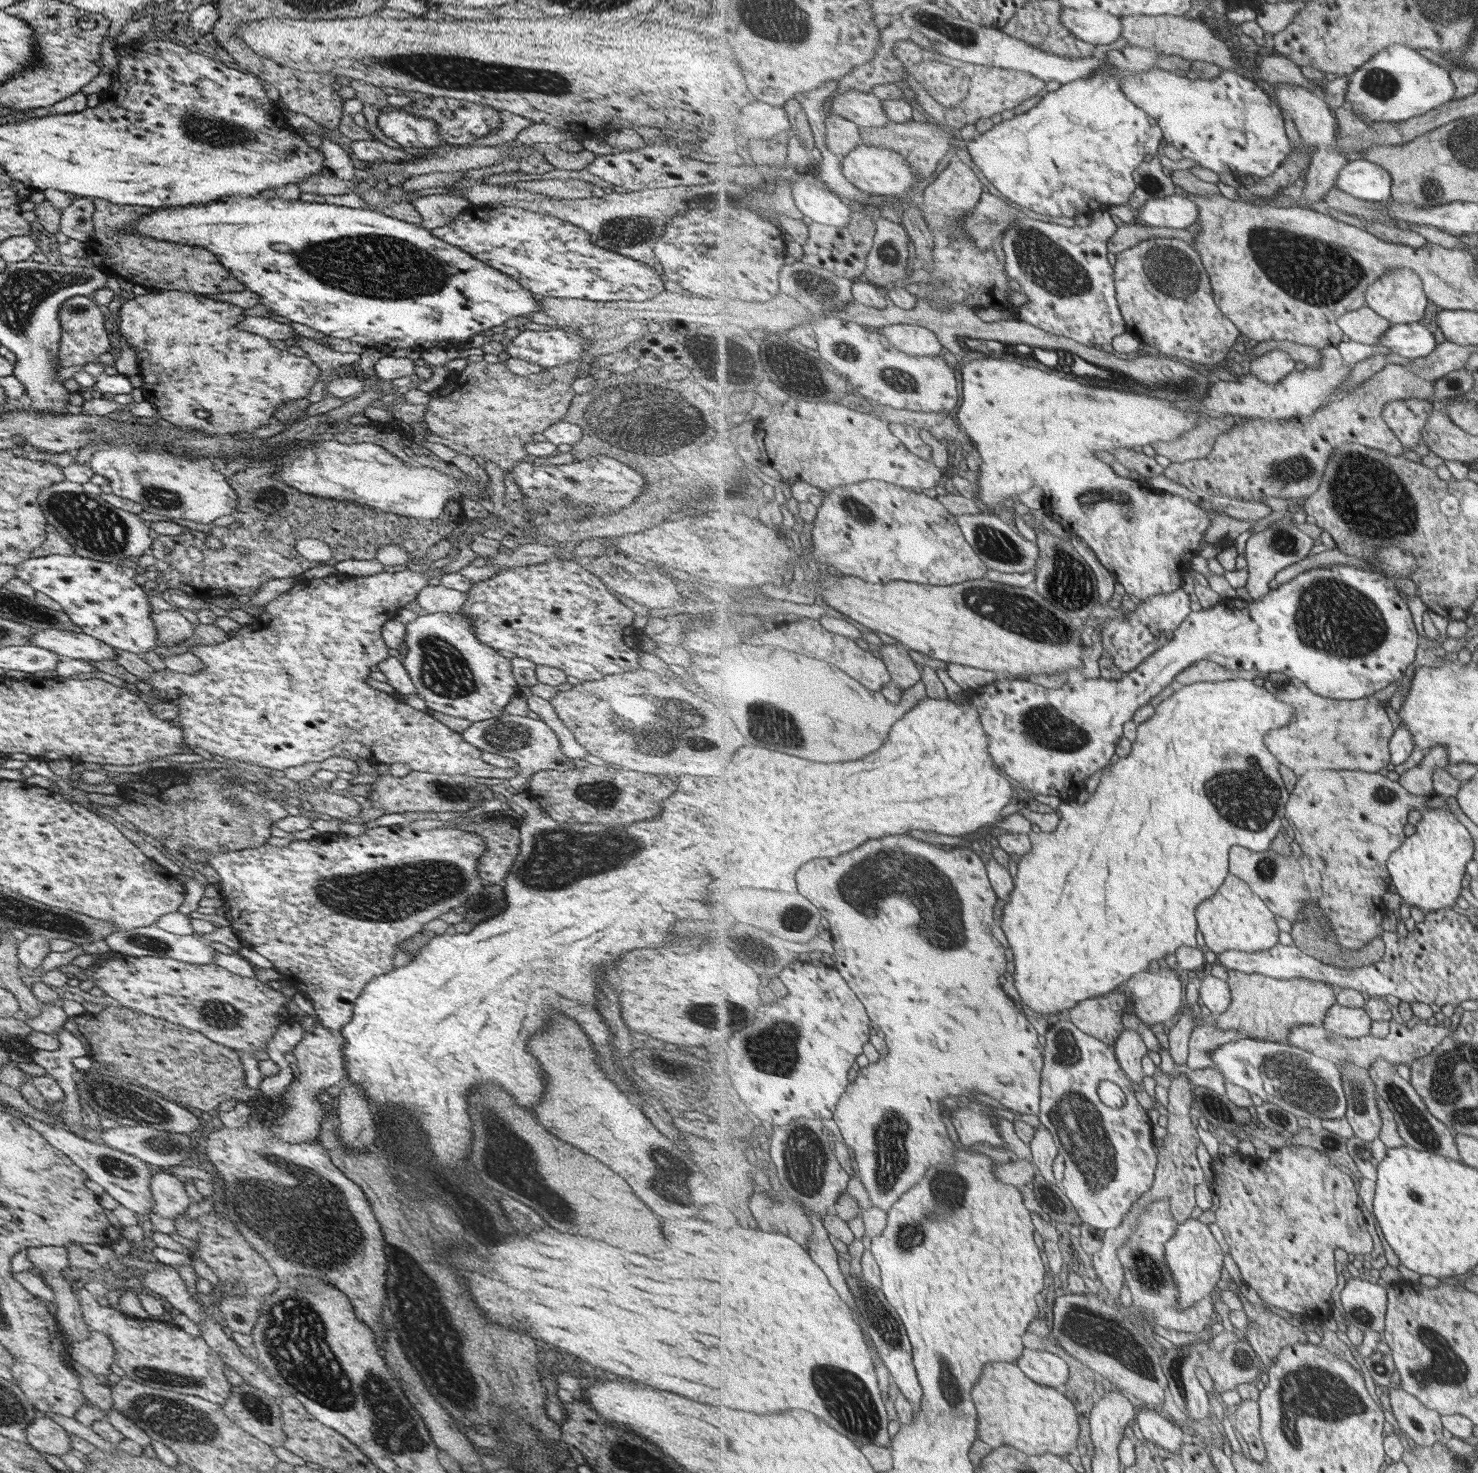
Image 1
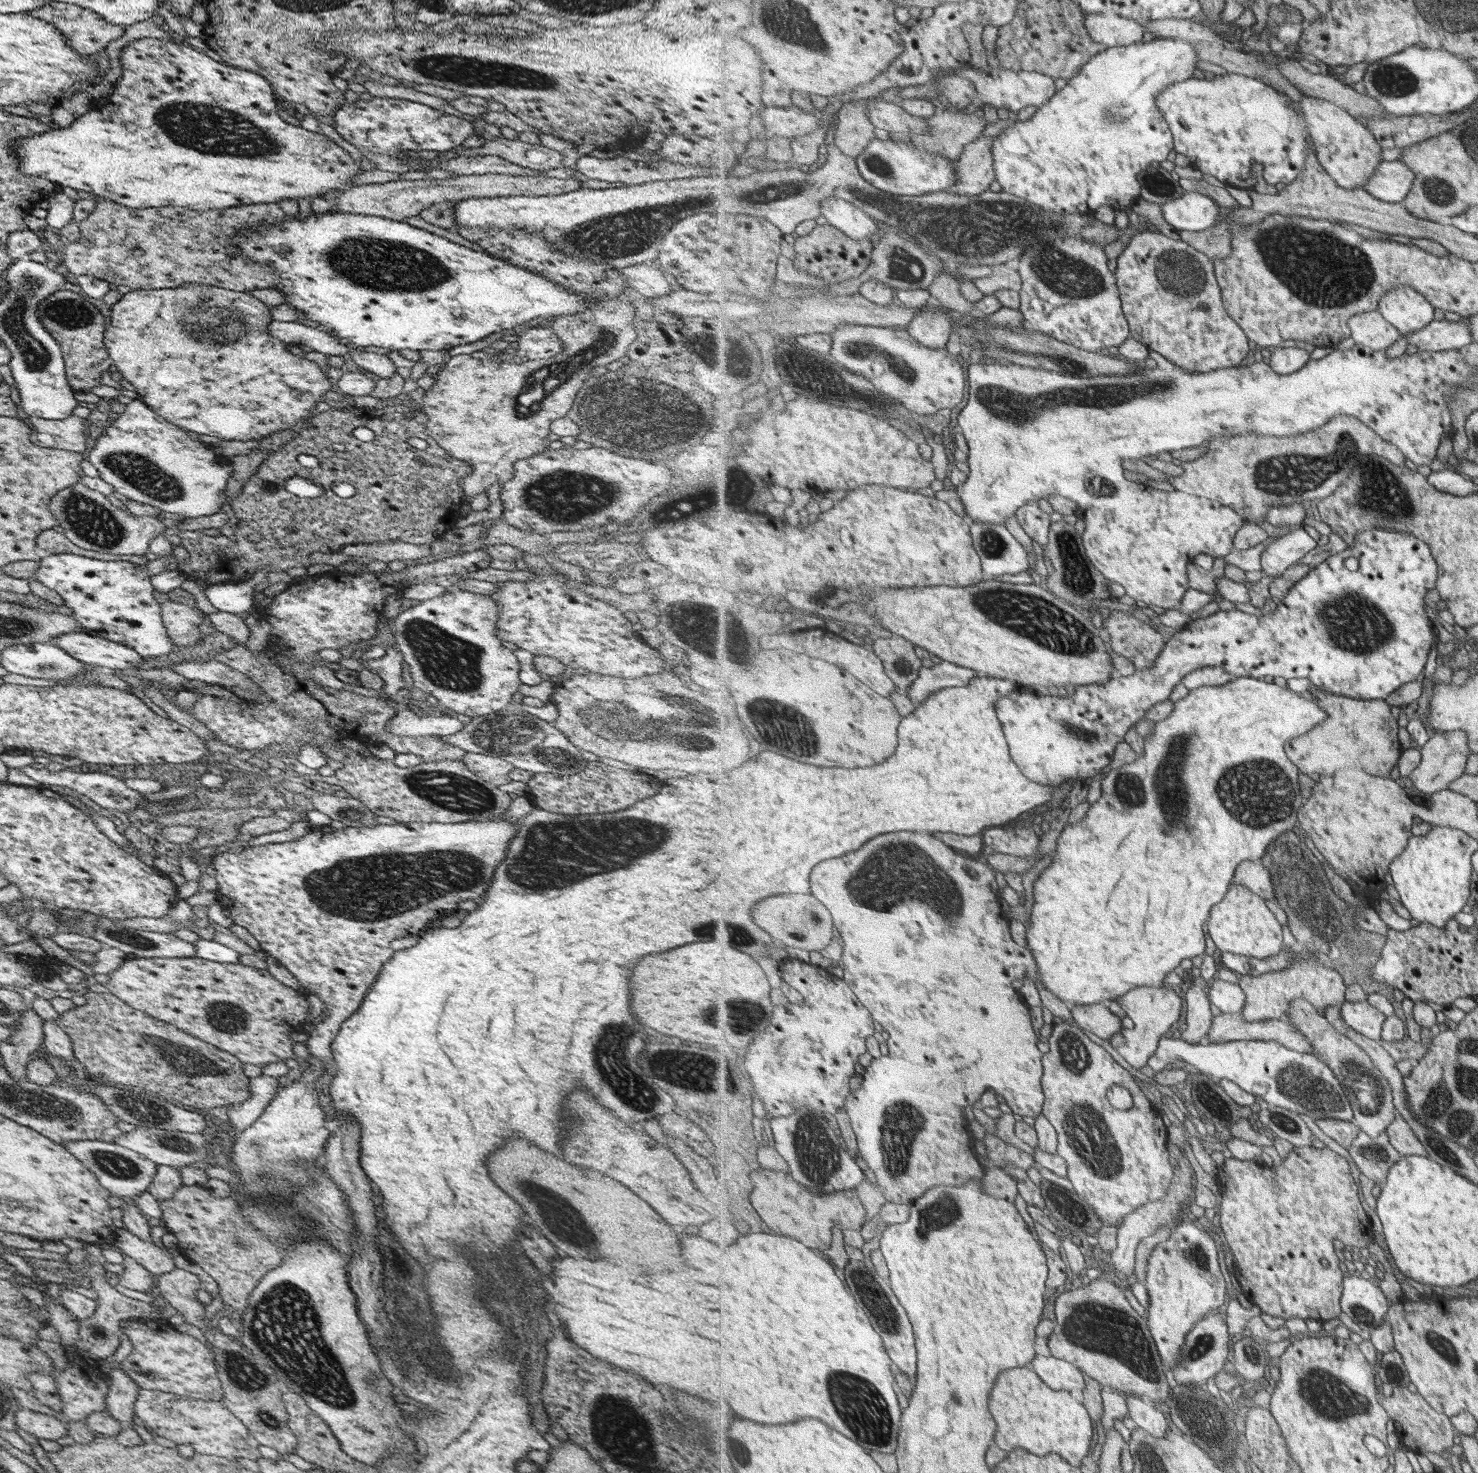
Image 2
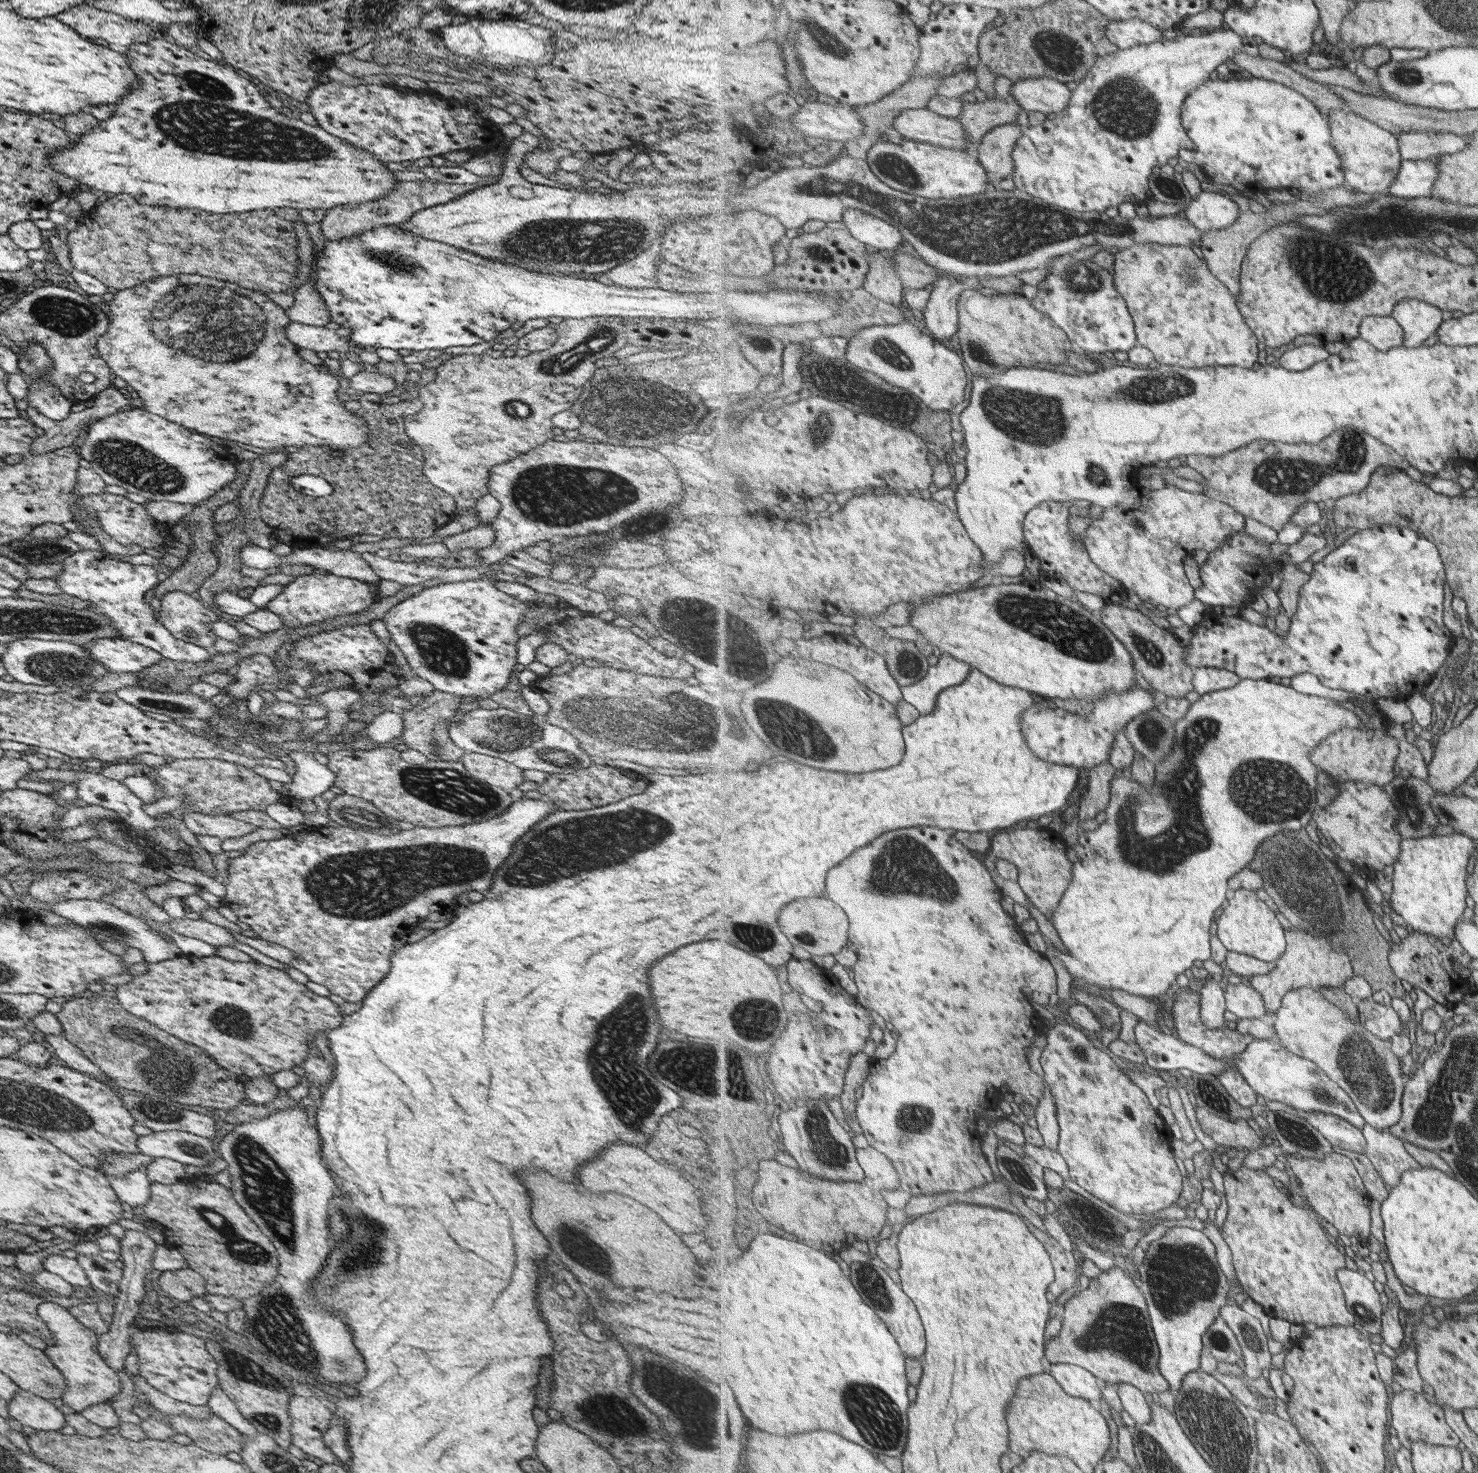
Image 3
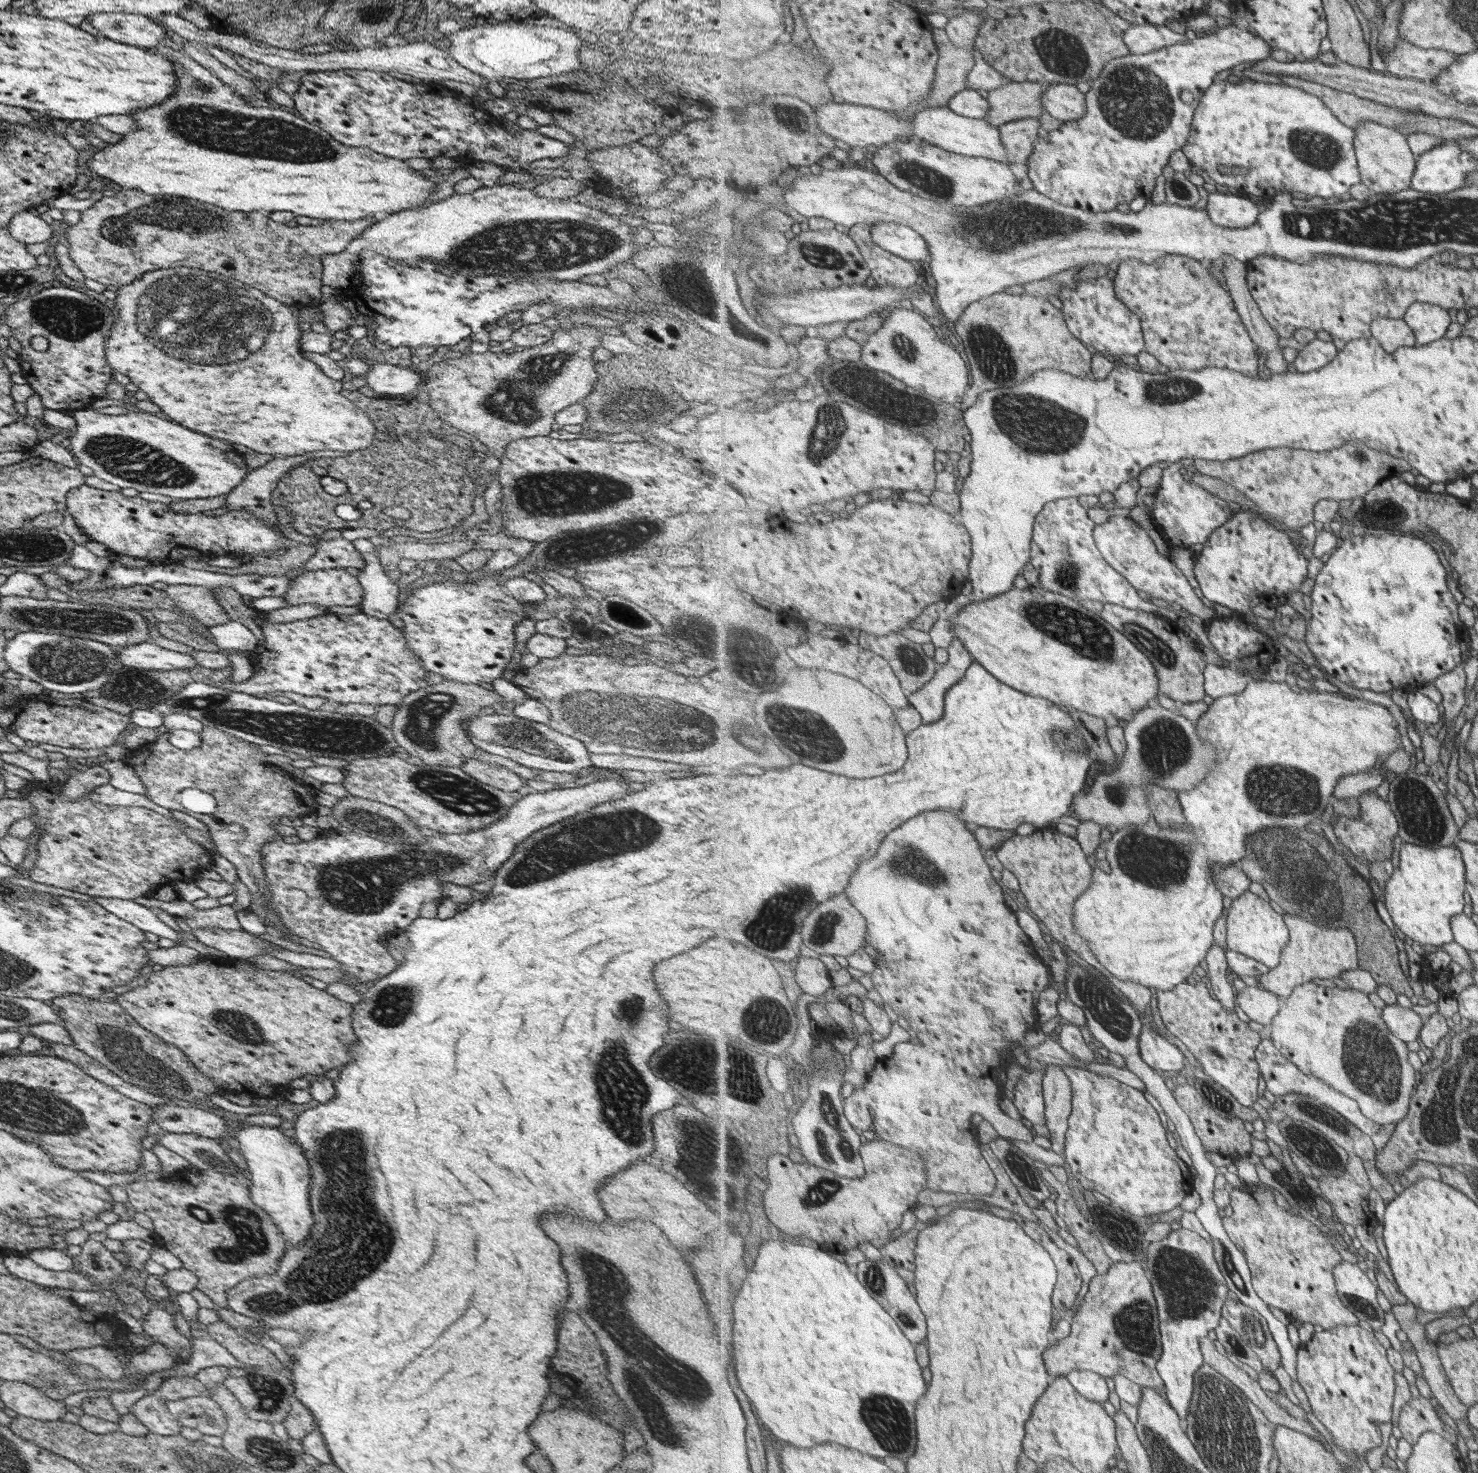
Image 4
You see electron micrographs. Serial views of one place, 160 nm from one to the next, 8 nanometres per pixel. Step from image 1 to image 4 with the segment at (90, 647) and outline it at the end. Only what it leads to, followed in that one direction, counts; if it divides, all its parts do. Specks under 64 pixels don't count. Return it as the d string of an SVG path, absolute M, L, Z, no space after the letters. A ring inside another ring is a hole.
M145 640L139 644L112 646L123 667L139 670L190 669L196 660L188 654L163 649Z

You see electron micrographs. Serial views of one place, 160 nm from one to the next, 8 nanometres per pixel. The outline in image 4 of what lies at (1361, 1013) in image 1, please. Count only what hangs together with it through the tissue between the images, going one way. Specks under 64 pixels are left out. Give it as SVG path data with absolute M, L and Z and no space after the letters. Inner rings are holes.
M1396 1003L1384 1008L1384 1019L1392 1033L1407 1042L1420 1042L1419 1032L1424 1027L1425 1013L1417 1006L1403 1008Z

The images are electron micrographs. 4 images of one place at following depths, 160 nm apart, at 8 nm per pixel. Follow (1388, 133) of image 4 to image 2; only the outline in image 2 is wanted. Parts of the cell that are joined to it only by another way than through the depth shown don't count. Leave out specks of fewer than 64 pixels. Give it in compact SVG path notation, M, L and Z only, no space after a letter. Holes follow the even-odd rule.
M1308 96L1298 103L1304 110L1308 127L1315 144L1314 152L1327 172L1346 189L1359 189L1368 183L1380 168L1383 156L1383 146L1377 142L1372 130L1360 119L1354 117L1348 110L1323 98Z

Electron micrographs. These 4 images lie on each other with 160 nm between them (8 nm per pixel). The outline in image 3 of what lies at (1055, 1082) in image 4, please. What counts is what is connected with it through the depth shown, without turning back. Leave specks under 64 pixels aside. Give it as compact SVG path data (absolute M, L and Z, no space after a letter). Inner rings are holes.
M1047 1085L1044 1088L1043 1096L1036 1108L1036 1122L1038 1130L1043 1136L1044 1146L1057 1150L1059 1146L1059 1119L1055 1110L1056 1098L1052 1088Z

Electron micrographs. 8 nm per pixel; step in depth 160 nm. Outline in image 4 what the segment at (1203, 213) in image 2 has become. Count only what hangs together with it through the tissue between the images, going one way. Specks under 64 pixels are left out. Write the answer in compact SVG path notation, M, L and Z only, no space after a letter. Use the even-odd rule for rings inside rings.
M1211 193L1205 195L1204 207L1209 211L1209 216L1223 228L1249 228L1260 220L1259 204L1256 199L1242 194L1233 195L1226 193Z

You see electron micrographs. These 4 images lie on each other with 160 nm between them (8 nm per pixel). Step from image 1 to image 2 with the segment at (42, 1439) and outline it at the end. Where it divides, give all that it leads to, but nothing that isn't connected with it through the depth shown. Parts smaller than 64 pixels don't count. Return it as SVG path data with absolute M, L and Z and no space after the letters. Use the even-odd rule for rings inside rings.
M20 1407L14 1412L14 1424L35 1439L55 1442L57 1439L67 1436L67 1427L58 1421L58 1418L25 1407Z

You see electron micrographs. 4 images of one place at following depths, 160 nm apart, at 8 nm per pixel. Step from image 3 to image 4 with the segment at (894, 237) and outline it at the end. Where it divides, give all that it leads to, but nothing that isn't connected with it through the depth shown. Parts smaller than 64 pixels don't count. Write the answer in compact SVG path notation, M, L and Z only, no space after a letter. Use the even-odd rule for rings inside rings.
M880 220L872 225L872 237L879 246L901 258L921 262L932 260L928 240L903 224Z

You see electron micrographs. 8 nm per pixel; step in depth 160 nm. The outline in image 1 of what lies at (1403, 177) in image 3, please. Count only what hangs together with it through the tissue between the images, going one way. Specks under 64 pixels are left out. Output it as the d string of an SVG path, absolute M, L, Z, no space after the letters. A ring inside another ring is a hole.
M1367 159L1350 162L1341 171L1335 187L1363 200L1386 203L1393 199L1393 175Z

